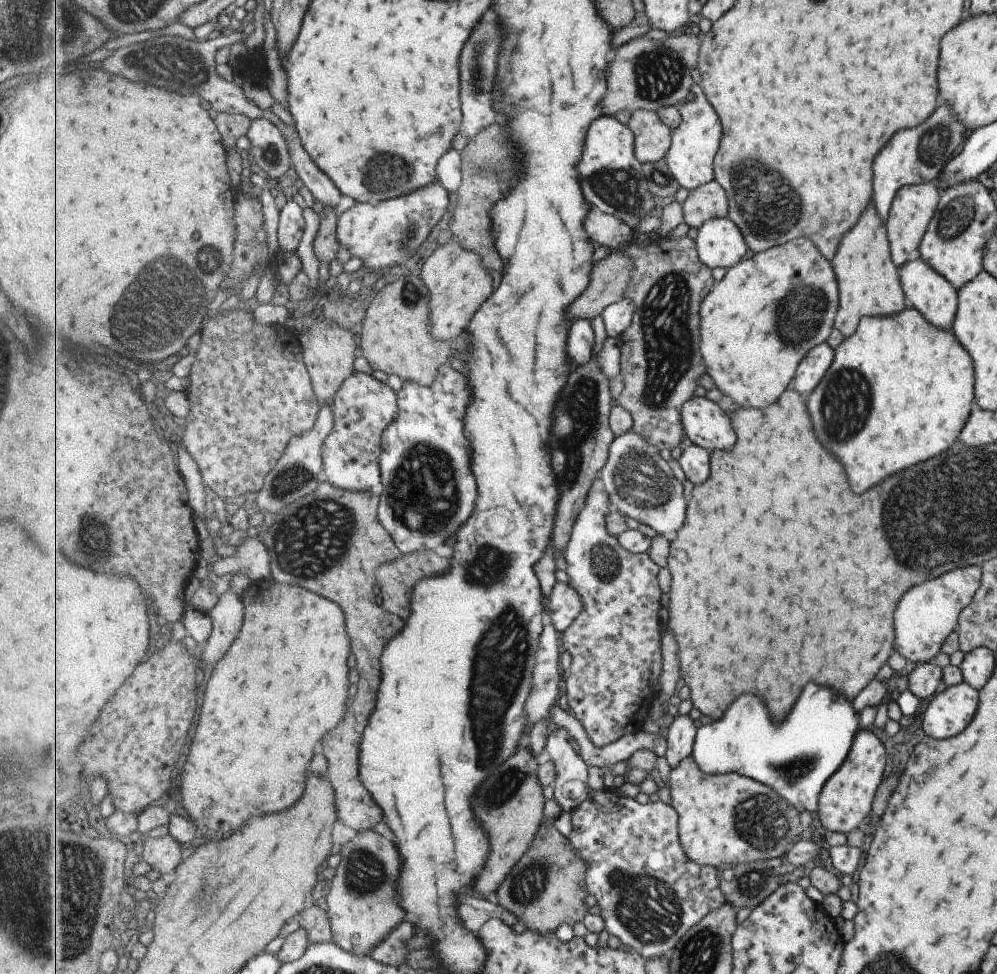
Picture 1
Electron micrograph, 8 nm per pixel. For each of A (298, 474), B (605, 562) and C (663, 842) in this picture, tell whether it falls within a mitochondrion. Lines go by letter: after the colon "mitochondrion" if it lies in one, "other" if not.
A: mitochondrion
B: mitochondrion
C: other

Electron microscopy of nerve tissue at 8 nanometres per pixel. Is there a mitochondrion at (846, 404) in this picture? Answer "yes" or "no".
yes

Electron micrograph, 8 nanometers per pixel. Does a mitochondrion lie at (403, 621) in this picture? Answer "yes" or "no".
no

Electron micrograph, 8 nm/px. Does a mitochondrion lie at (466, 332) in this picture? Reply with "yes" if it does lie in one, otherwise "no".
no

